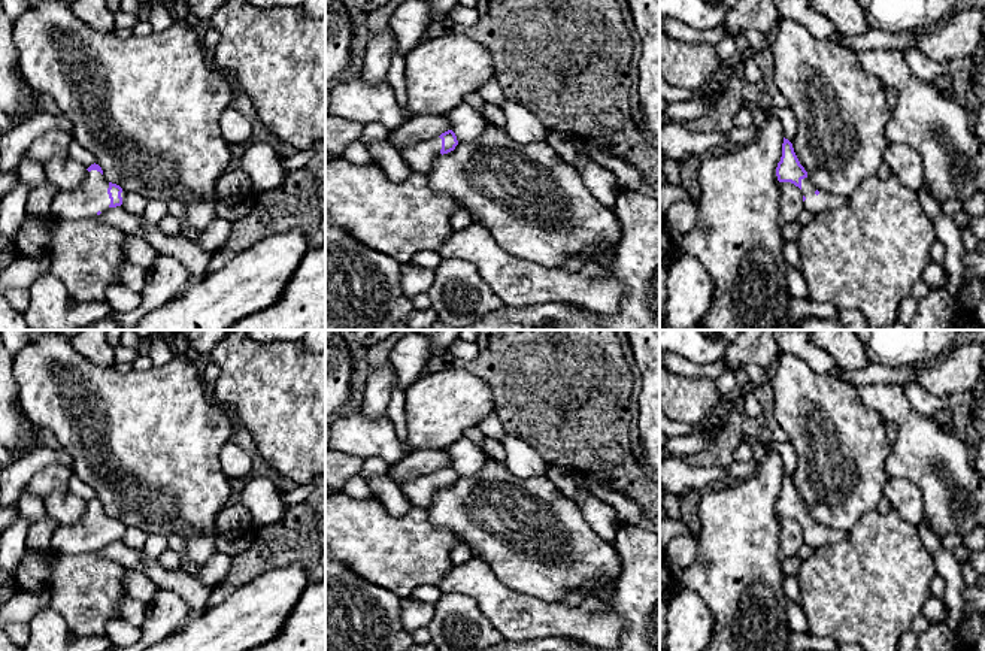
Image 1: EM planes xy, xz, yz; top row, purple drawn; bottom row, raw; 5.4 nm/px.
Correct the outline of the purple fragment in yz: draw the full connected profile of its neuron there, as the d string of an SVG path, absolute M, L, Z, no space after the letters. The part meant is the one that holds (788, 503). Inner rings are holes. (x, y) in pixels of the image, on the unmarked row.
M785 472L782 478L782 491L776 502L776 511L779 517L791 517L798 521L803 527L804 543L815 549L846 539L846 532L822 526L812 517L807 506L800 499L792 478Z

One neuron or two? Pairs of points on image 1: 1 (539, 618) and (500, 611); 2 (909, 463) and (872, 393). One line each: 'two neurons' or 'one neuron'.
1: one neuron
2: one neuron

